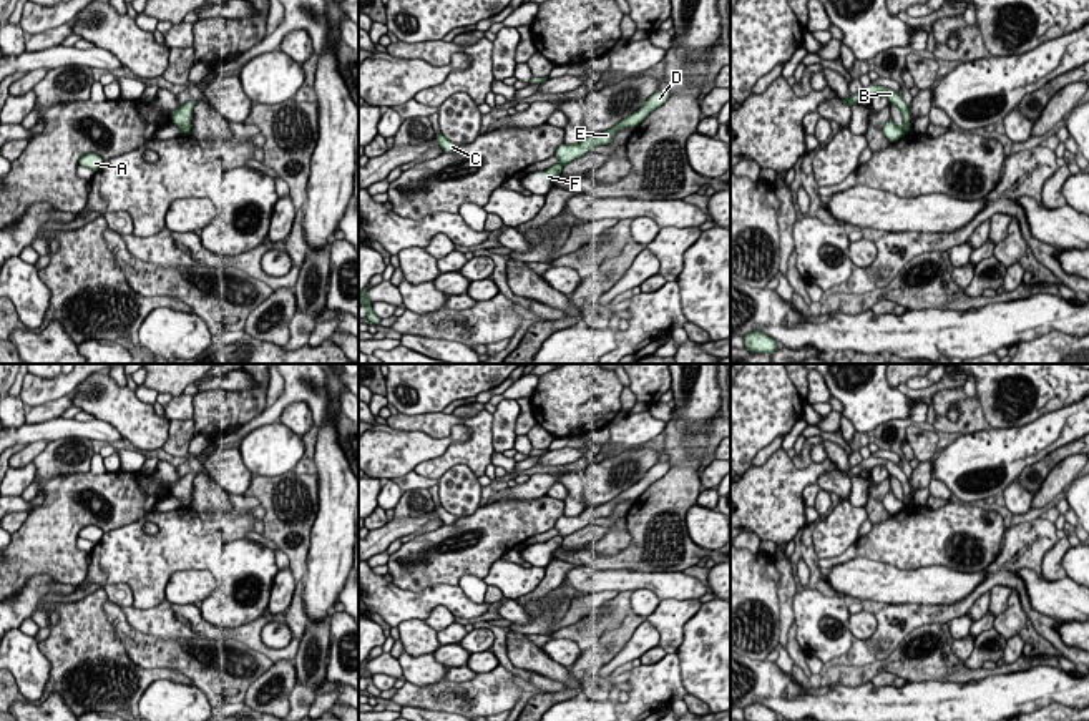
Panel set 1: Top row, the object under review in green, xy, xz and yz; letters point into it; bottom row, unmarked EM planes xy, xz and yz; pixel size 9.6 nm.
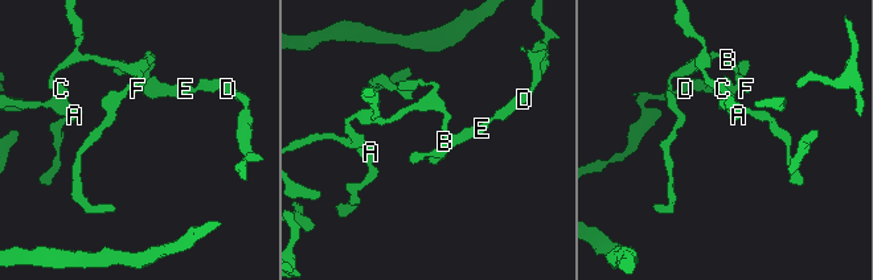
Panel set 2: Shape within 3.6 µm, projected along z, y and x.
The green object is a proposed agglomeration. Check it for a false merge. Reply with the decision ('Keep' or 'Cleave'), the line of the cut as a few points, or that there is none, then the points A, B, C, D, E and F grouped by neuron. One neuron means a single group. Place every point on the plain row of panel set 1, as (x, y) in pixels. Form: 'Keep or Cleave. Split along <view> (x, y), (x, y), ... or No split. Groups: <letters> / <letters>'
Cleave. Split along yz (902, 502), (905, 505). Groups: A B C F / D E

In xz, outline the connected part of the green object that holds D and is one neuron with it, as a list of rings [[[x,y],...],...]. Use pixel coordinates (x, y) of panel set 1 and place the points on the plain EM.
[[[669,462],[656,464],[647,470],[647,473],[637,483],[619,493],[611,502],[599,507],[589,507],[583,510],[583,513],[578,517],[561,517],[556,522],[554,528],[559,532],[561,537],[566,537],[576,530],[584,528],[586,525],[591,525],[594,518],[609,517],[619,500],[628,500],[628,498],[636,500],[639,495],[646,492],[649,485],[652,485],[661,477],[664,477],[669,472],[669,468],[671,468]]]

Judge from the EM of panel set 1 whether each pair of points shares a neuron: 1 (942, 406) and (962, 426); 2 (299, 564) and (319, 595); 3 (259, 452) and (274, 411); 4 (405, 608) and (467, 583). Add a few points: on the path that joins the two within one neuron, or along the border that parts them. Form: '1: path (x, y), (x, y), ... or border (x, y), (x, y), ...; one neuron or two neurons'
1: path (942, 414), (953, 426); one neuron
2: border (311, 534), (302, 580); two neurons
3: border (278, 419), (254, 427), (239, 441); two neurons
4: border (459, 585), (473, 602), (483, 602); two neurons

